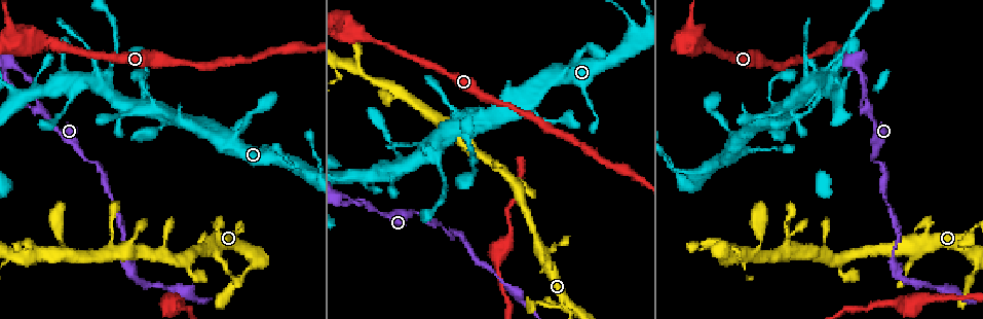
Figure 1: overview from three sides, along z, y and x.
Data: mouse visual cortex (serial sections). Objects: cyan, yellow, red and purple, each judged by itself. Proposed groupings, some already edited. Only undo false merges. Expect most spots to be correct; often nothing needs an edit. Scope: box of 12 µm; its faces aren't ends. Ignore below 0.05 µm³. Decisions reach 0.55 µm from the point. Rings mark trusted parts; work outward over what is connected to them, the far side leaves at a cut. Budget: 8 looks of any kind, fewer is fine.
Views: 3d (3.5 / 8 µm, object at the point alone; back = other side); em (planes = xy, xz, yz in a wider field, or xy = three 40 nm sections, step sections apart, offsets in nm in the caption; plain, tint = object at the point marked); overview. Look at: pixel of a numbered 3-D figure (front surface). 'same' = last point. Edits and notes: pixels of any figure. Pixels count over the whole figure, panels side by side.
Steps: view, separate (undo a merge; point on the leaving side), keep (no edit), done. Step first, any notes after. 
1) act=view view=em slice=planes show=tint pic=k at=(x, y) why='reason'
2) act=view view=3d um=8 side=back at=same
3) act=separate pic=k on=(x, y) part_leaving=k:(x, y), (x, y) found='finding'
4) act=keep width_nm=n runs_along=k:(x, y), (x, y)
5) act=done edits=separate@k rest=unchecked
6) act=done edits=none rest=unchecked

act=view view=em slice=planes show=tint pic=1 at=(30, 46)

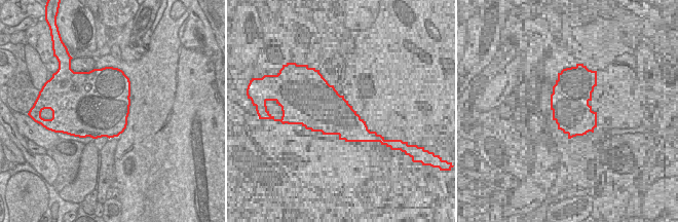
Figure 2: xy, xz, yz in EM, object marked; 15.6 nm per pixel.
act=view view=3d um=3.5 at=same

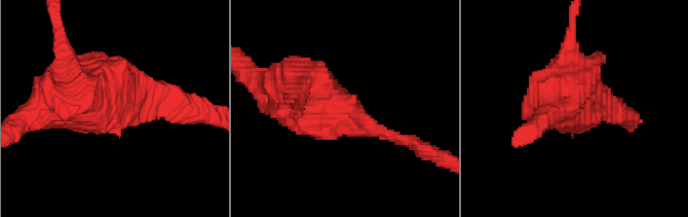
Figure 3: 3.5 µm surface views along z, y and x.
act=keep runs_along=3:(405, 141), (356, 122), (322, 91) found='continuous, no second cell'

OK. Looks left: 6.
act=view view=3d um=3.5 pic=1 at=(104, 76) why='small branch off a trunk'

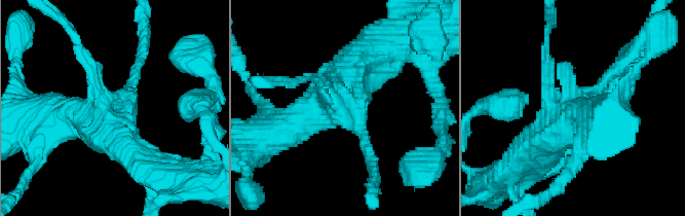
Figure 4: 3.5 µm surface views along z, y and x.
act=keep runs_along=4:(366, 56), (321, 106), (268, 135) found='one cell here'

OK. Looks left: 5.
act=view view=3d um=3.5 pic=1 at=(758, 228) why='sudden change in width'

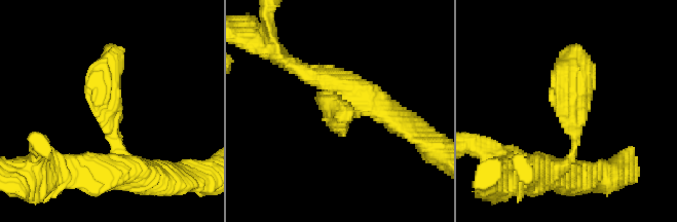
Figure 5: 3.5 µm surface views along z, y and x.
act=view view=em slice=planes show=tint pic=5 at=(109, 108)

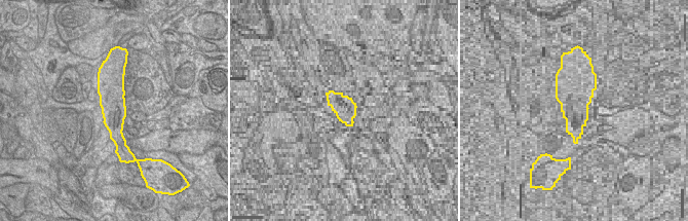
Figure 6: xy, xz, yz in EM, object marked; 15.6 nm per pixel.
act=keep runs_along=5:(552, 171), (575, 145), (584, 50) found='continuous, no second cell'

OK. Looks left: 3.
act=done edits=none rest=unchecked

